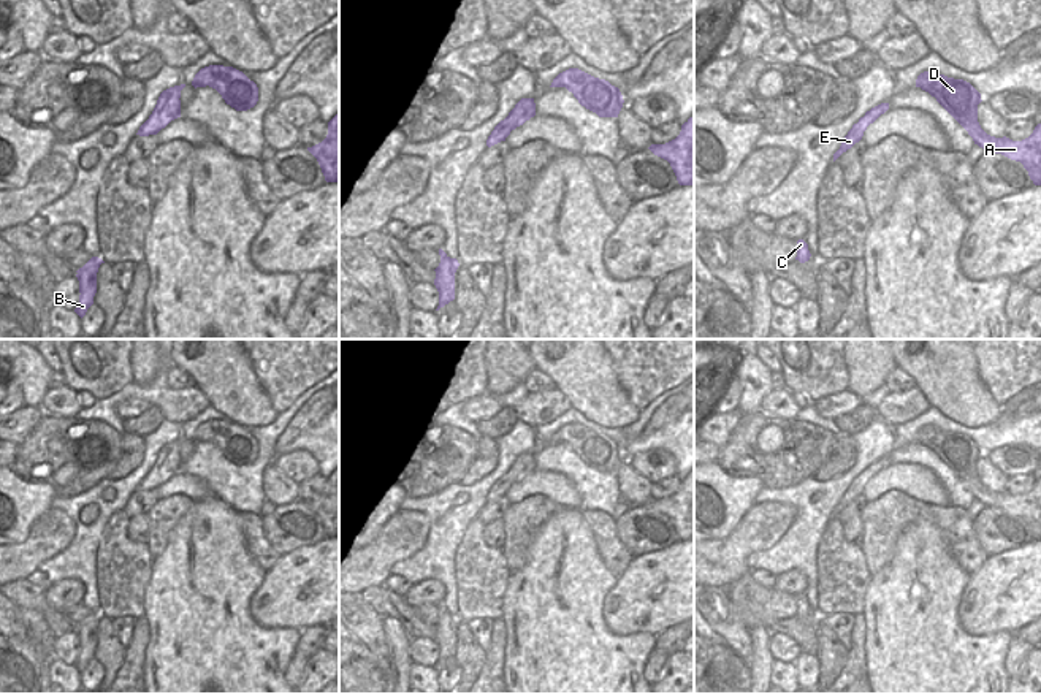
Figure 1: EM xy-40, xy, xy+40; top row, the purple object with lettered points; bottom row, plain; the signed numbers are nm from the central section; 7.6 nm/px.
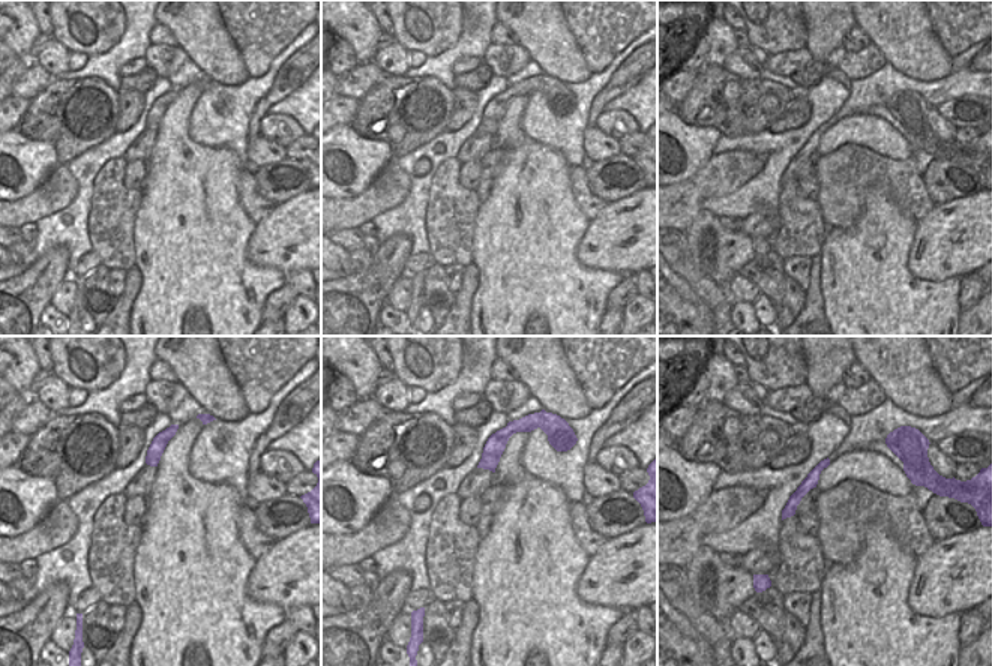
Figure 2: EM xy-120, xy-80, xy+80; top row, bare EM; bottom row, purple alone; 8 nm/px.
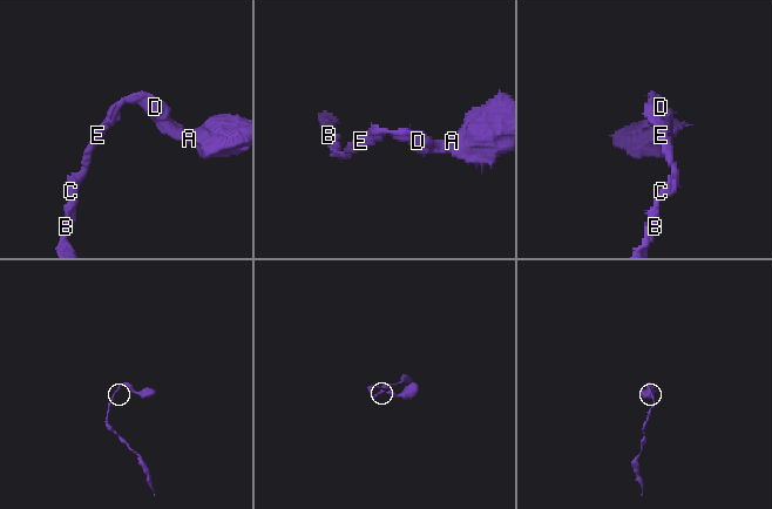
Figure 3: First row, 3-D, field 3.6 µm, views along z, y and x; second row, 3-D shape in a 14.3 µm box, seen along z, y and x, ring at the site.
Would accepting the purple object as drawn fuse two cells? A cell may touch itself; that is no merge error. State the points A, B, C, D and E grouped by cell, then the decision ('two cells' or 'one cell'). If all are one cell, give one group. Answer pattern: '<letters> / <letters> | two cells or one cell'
A B C D E | one cell

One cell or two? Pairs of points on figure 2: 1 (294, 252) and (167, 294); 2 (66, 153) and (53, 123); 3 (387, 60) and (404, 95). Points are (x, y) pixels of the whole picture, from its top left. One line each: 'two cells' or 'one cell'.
1: two cells
2: one cell
3: two cells

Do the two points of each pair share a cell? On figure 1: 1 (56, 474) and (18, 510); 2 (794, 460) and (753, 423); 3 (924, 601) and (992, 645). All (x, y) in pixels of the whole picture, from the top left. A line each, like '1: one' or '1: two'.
1: two
2: one
3: one

